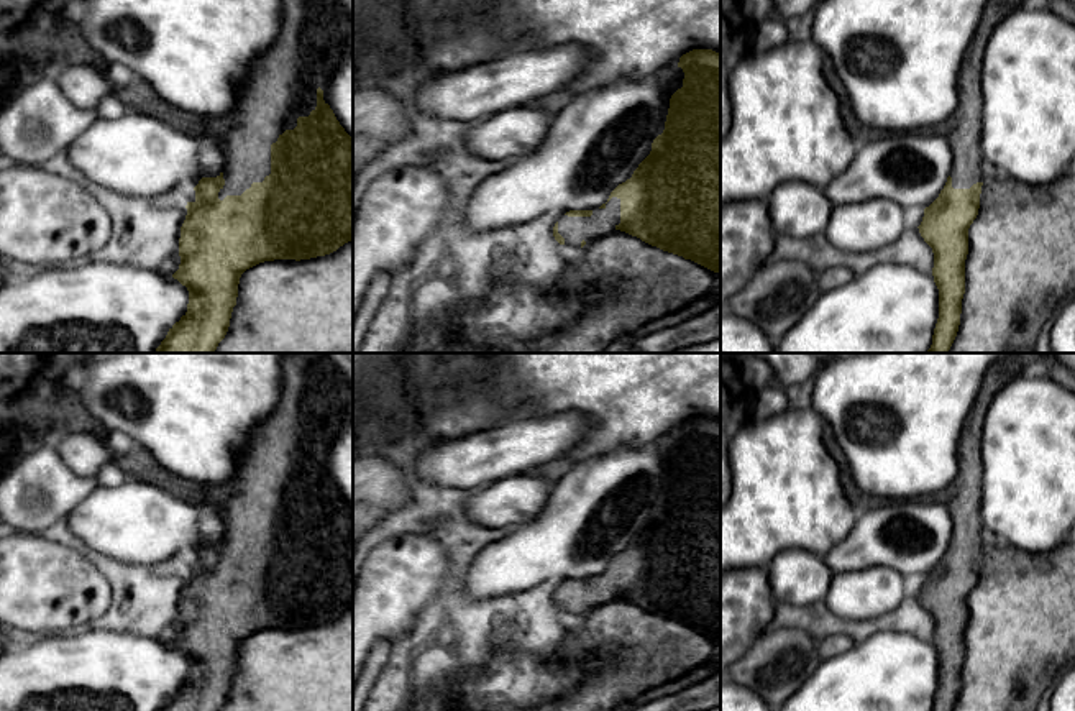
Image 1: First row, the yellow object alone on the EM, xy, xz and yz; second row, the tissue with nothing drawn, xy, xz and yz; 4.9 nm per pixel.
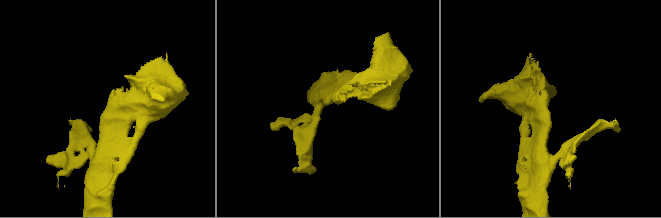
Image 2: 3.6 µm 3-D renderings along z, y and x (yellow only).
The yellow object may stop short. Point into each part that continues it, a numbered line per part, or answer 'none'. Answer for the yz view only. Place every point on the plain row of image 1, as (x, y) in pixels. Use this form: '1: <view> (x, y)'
1: yz (962, 495)

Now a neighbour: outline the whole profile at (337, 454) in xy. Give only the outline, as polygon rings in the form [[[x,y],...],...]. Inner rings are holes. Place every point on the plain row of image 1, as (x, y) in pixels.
[[[353,409],[346,411],[343,424],[318,448],[323,458],[323,468],[333,478],[336,488],[353,506]]]

